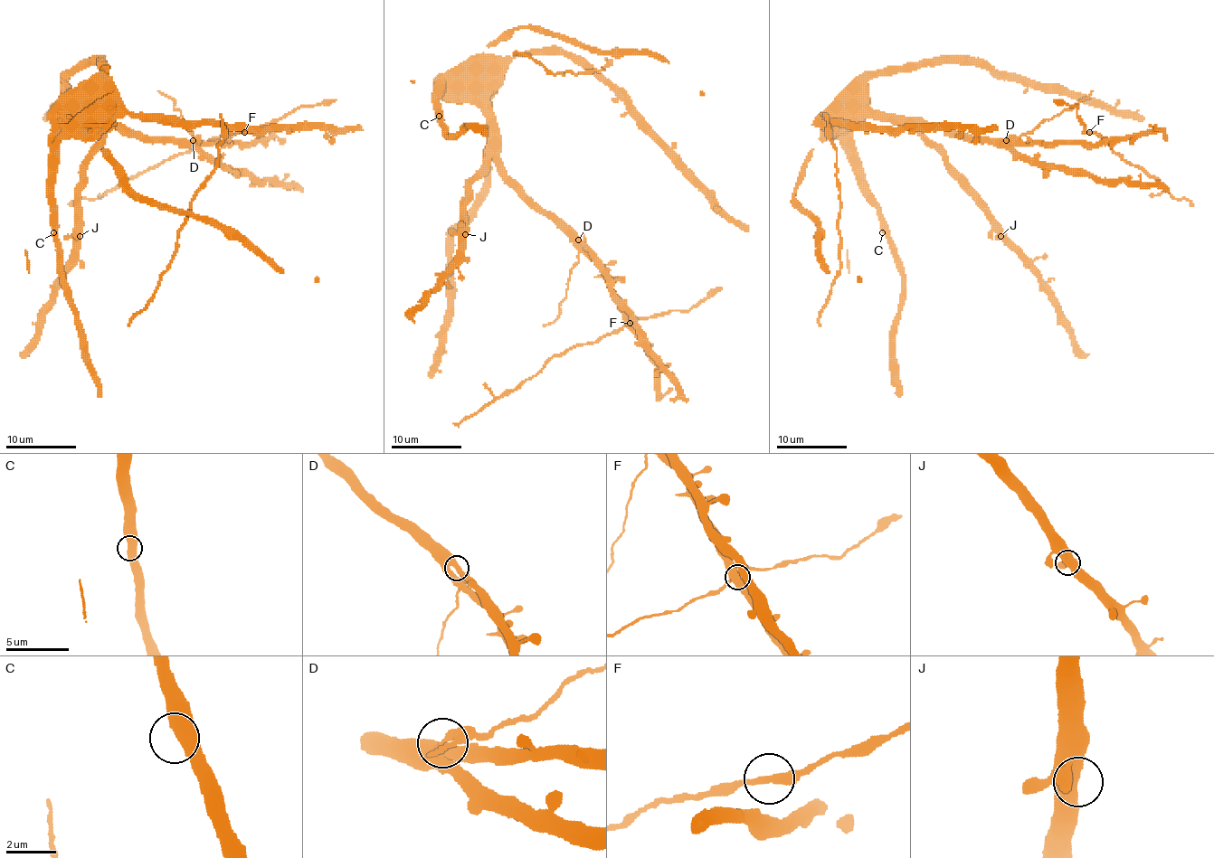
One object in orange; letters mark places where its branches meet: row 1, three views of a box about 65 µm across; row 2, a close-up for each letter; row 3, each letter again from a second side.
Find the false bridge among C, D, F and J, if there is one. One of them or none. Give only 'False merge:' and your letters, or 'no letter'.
False merge: D

